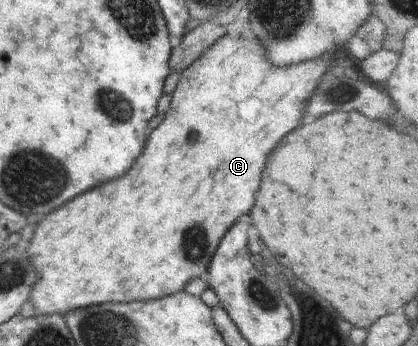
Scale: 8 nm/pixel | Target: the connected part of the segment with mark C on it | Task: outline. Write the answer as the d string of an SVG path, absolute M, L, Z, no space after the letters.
M247 33L239 35L226 34L190 66L187 66L183 71L179 71L179 82L171 94L172 99L167 112L164 114L164 119L152 130L142 154L136 158L132 168L128 168L128 174L124 174L116 180L110 180L106 184L100 184L100 186L76 196L74 200L60 206L58 210L40 217L34 236L27 243L29 259L37 270L37 281L33 284L29 299L32 299L37 310L42 315L58 313L64 316L67 315L68 310L76 310L76 308L92 306L92 304L159 299L184 289L186 283L190 282L192 278L204 277L206 269L228 229L235 225L237 221L248 219L248 214L255 205L255 196L260 186L260 178L265 169L268 155L290 130L302 126L302 122L307 121L305 108L309 98L313 95L313 90L326 74L332 72L331 69L334 67L331 65L332 62L329 57L331 55L286 66L273 65L273 62L269 59L267 48L258 37Z

